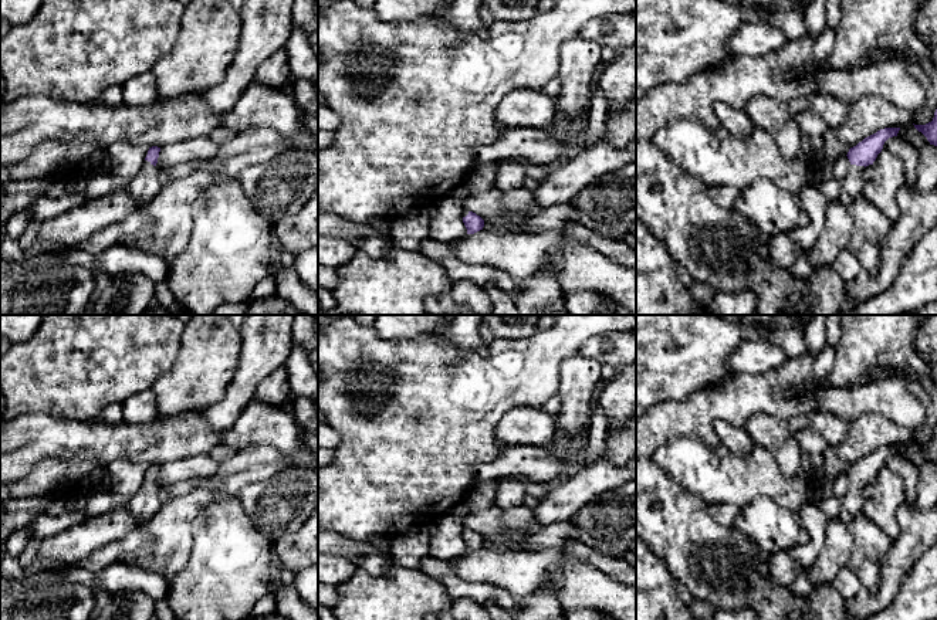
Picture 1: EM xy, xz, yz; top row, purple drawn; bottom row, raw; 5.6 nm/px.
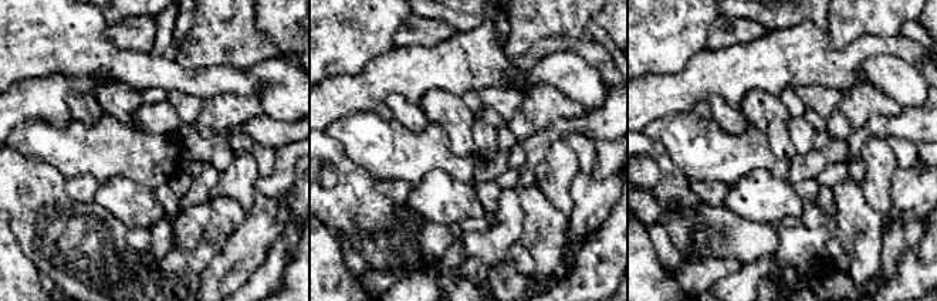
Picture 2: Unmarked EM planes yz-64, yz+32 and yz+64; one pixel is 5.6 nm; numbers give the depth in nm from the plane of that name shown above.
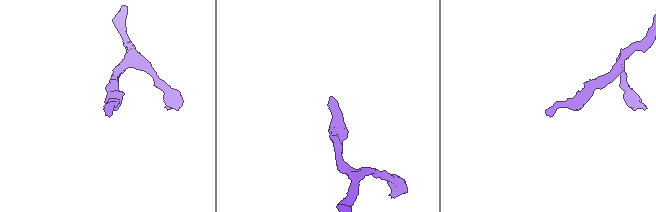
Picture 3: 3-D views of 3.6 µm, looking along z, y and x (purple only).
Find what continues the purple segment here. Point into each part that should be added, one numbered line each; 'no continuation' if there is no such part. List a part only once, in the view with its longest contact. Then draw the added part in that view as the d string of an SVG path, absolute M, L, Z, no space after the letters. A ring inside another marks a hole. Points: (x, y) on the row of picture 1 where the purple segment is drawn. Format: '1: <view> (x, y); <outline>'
1: yz (853, 183); M849 166L848 175L842 179L842 187L838 197L842 204L849 206L855 197L862 194L866 184L863 179L865 169L865 166Z

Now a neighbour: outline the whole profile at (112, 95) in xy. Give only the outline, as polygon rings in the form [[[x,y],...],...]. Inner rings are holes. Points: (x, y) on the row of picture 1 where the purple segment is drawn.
[[[111,85],[105,88],[98,101],[108,106],[118,106],[124,104],[124,85]]]

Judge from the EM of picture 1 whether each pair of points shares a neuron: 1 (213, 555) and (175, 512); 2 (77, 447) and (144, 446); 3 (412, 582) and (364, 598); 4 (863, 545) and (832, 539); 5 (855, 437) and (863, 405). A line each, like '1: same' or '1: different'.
1: different
2: same
3: same
4: different
5: different

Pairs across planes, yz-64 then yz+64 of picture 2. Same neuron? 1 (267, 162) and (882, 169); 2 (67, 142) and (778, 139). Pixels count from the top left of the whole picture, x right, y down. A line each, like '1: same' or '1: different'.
1: different
2: different

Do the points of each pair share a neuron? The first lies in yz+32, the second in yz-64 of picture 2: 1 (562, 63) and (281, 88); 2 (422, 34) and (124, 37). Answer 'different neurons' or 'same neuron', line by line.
1: different neurons
2: same neuron

